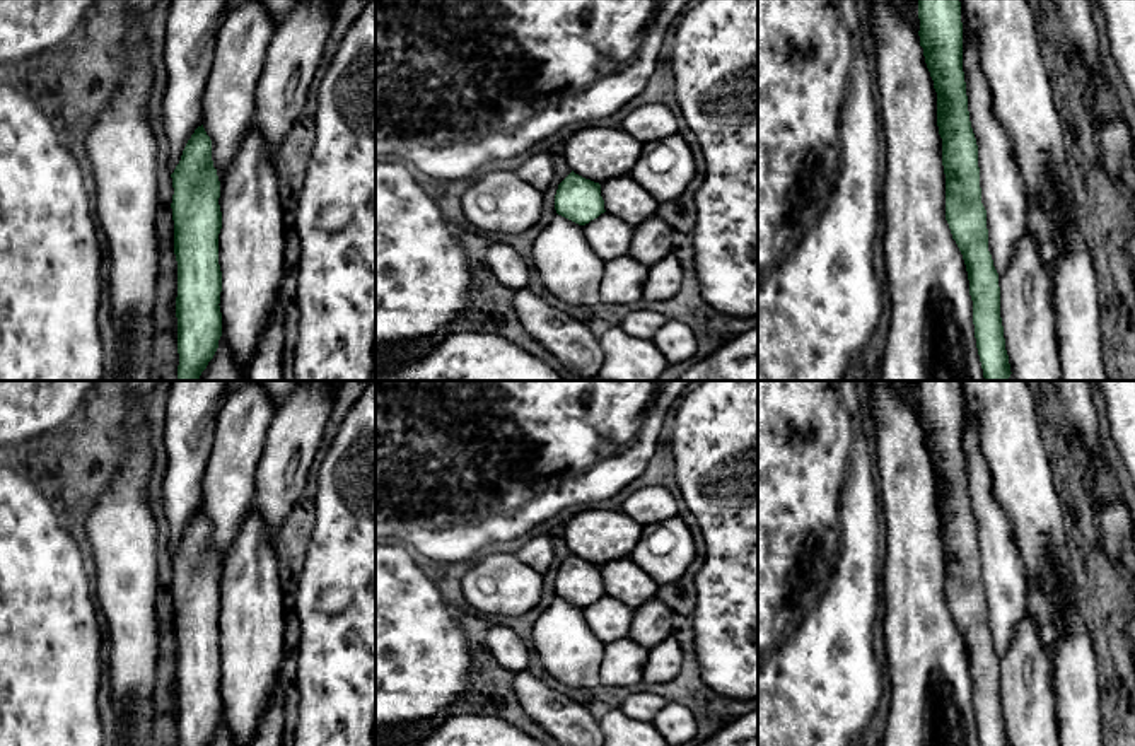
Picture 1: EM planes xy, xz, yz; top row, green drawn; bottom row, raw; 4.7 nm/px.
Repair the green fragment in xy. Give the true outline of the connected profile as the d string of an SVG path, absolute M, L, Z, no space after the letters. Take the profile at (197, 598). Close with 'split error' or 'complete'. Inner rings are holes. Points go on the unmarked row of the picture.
M203 507L188 522L172 560L174 637L178 644L179 746L208 746L222 719L218 616L220 563Z; complete

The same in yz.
M917 381L920 428L937 475L937 509L946 557L946 603L969 662L981 746L1009 746L1000 700L998 656L988 633L978 527L969 504L963 454L959 381Z; complete

